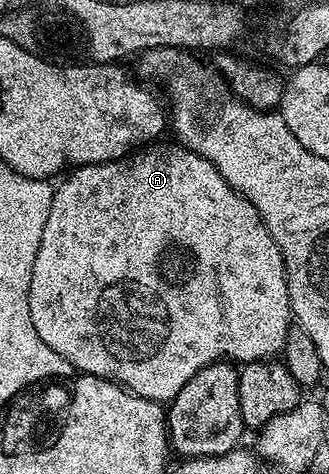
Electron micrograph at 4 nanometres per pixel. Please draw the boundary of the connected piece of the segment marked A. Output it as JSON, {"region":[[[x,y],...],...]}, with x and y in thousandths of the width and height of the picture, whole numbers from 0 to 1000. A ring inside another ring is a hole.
{"region":[[[471,300],[447,310],[422,312],[419,319],[398,321],[392,329],[374,329],[368,338],[319,338],[313,346],[255,346],[228,352],[216,361],[225,365],[188,390],[179,386],[167,395],[158,443],[146,443],[146,468],[134,475],[134,502],[122,502],[122,527],[109,527],[109,553],[97,553],[97,595],[85,603],[85,654],[97,662],[97,688],[109,688],[109,705],[122,705],[122,713],[134,722],[146,722],[146,730],[158,730],[158,738],[170,738],[170,747],[182,747],[182,755],[207,762],[240,787],[264,793],[301,793],[310,802],[343,802],[347,808],[368,810],[383,825],[410,827],[416,835],[435,835],[453,844],[514,848],[535,840],[535,831],[547,831],[547,823],[559,823],[568,806],[620,772],[660,768],[666,762],[720,764],[726,770],[742,770],[763,768],[769,759],[815,759],[842,753],[866,736],[872,715],[888,698],[888,660],[875,629],[875,595],[869,593],[869,549],[851,536],[827,494],[815,494],[815,485],[796,462],[787,460],[781,443],[766,435],[766,426],[745,422],[705,392],[693,392],[693,384],[669,367],[669,359],[657,350],[644,350],[638,338],[626,338],[584,316],[556,312],[538,300],[492,302]]]}

